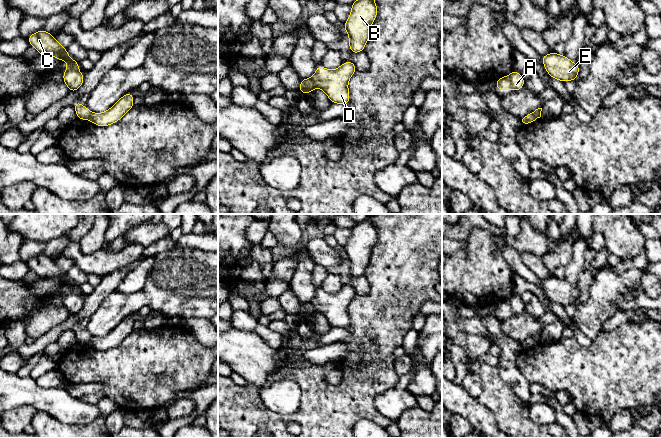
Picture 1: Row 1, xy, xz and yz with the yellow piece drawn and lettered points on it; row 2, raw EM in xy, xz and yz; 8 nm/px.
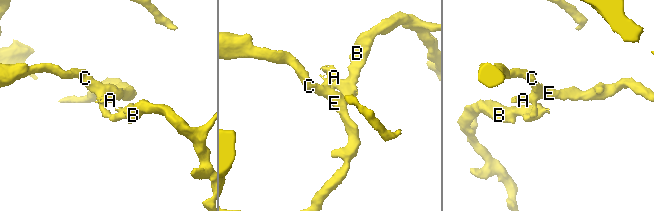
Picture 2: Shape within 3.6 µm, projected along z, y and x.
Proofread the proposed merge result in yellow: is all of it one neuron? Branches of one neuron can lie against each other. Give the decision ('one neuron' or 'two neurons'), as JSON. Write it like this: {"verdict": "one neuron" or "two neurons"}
{"verdict": "two neurons"}

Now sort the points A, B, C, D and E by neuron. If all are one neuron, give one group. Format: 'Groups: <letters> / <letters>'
Groups: A C E / B D

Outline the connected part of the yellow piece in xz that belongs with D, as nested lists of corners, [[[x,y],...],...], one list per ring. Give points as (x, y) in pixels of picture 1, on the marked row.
[[[352,61],[343,62],[335,70],[326,69],[319,64],[311,79],[317,88],[322,89],[326,93],[331,103],[347,106],[350,100],[348,82],[356,72],[356,66]]]

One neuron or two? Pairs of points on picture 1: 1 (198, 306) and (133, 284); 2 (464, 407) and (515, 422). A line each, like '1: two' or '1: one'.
1: two
2: two

